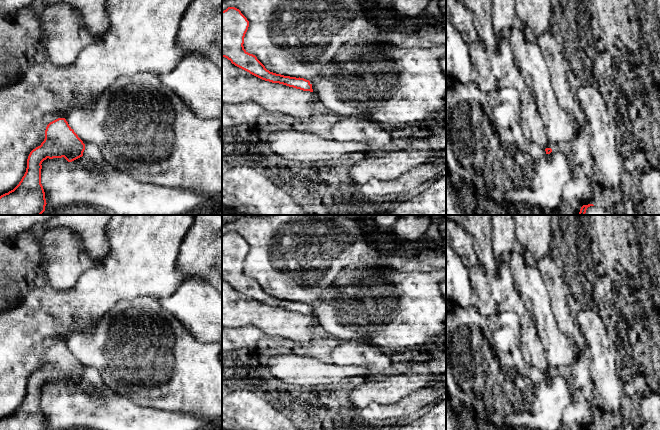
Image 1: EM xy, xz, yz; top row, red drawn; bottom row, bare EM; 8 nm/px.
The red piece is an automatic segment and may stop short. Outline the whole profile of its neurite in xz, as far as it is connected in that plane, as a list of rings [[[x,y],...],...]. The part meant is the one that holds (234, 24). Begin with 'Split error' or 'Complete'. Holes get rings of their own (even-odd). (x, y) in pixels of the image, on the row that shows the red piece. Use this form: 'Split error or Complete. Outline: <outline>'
Complete. Outline: [[[228,7],[222,11],[222,57],[262,80],[313,92],[309,80],[270,72],[255,55],[248,53],[243,46],[248,27],[249,21],[239,9]]]

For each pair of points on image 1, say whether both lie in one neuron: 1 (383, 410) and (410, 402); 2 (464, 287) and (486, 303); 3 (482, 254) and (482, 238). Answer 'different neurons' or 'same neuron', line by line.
1: same neuron
2: different neurons
3: same neuron

